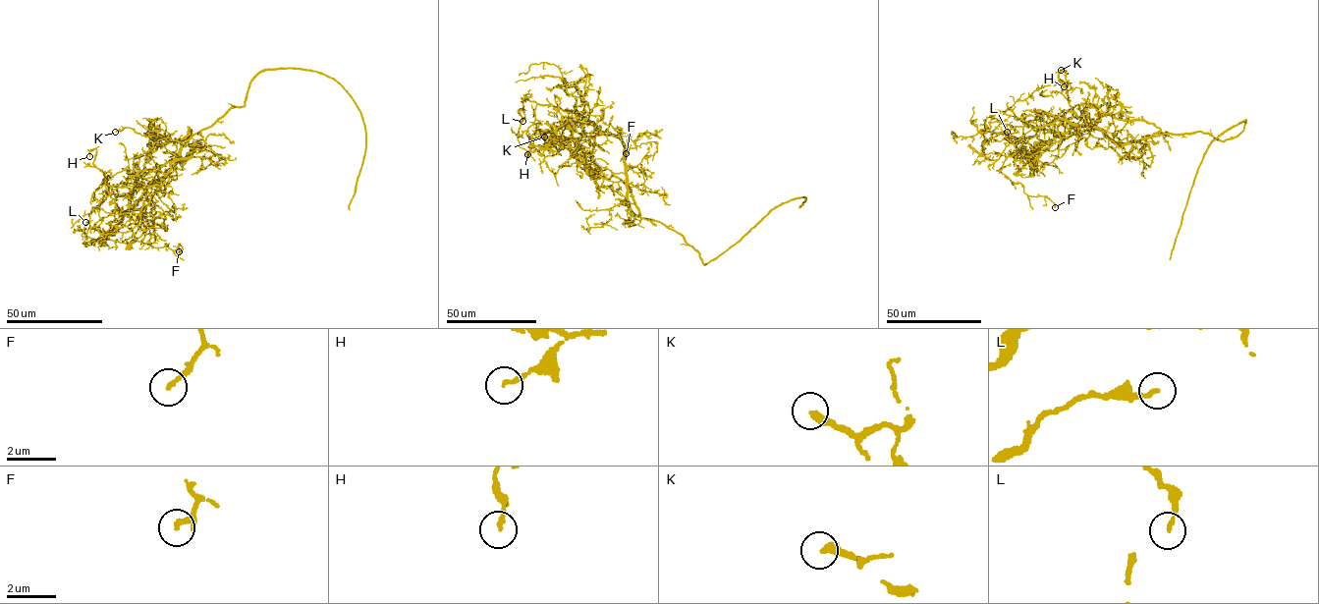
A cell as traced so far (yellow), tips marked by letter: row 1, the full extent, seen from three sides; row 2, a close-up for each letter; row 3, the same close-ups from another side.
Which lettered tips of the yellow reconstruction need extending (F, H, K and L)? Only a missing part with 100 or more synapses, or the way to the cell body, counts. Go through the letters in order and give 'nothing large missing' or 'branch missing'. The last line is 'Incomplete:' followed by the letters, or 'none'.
F: nothing large missing
H: nothing large missing
K: nothing large missing
L: nothing large missing
Incomplete: none

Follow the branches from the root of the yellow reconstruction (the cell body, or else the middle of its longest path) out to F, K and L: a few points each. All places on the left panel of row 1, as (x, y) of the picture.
F: (204, 128), (181, 164), (192, 157), (146, 192), (150, 245), (179, 251)
K: (204, 128), (184, 145), (182, 165), (193, 150), (188, 145), (131, 128), (115, 132)
L: (204, 128), (184, 145), (183, 165), (190, 153), (158, 183), (113, 189), (82, 236), (85, 222)

